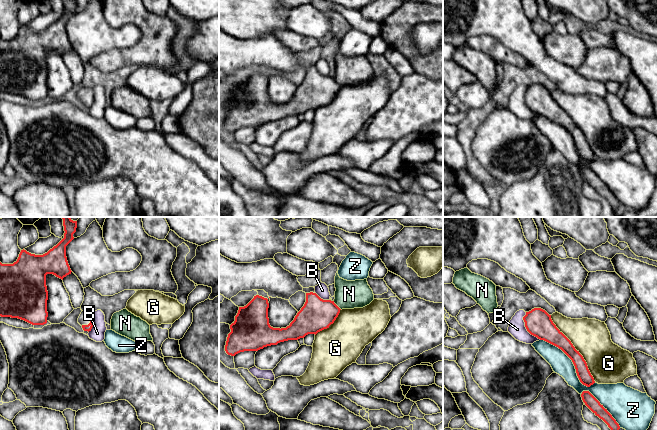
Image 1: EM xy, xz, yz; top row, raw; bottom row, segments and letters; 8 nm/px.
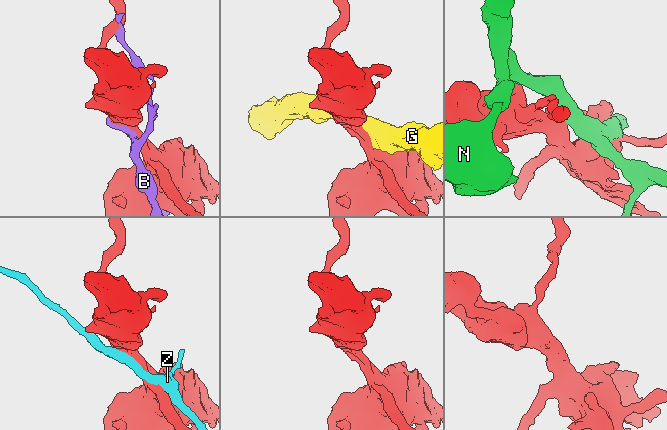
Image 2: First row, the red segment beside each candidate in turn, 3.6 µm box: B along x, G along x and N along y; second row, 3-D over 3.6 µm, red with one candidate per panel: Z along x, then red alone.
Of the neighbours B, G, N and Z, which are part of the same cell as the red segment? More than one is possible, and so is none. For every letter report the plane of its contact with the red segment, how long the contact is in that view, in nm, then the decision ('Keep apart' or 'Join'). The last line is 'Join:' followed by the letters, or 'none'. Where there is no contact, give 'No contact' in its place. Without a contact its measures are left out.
B: Touches red in yz. Shared border 260 nm. Keep apart
G: Touches red in yz. Shared border 650 nm. Keep apart
N: Touches red in xz. Shared border 100 nm. Keep apart
Z: Touches red in yz. Shared border 550 nm. Keep apart
Join: none

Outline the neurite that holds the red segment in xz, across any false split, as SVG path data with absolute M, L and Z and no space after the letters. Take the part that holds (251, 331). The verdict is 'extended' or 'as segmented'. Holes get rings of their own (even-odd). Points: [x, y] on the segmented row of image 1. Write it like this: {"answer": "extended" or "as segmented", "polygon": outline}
{"answer": "extended", "polygon": "M314 287L303 288L302 291L306 293L306 302L286 328L280 329L270 326L267 298L256 295L246 306L239 307L235 321L230 325L231 332L228 334L225 345L226 353L235 356L244 351L258 351L267 346L277 345L280 342L304 338L308 334L316 335L318 332L329 328L338 317L341 309L334 301L321 299L315 293Z"}

